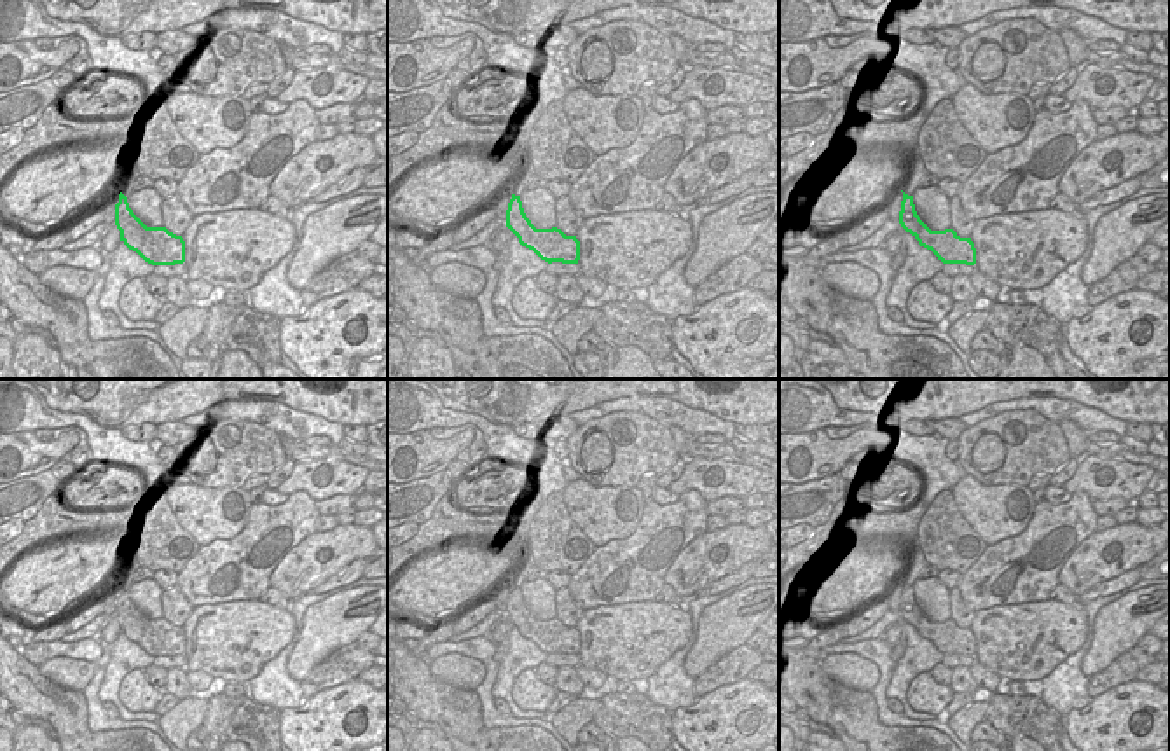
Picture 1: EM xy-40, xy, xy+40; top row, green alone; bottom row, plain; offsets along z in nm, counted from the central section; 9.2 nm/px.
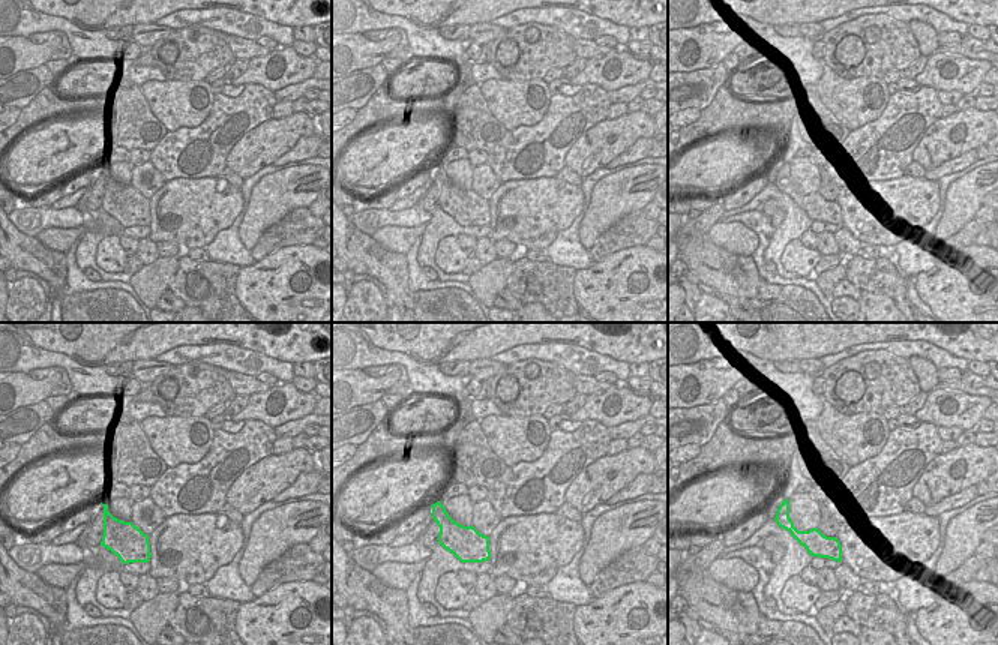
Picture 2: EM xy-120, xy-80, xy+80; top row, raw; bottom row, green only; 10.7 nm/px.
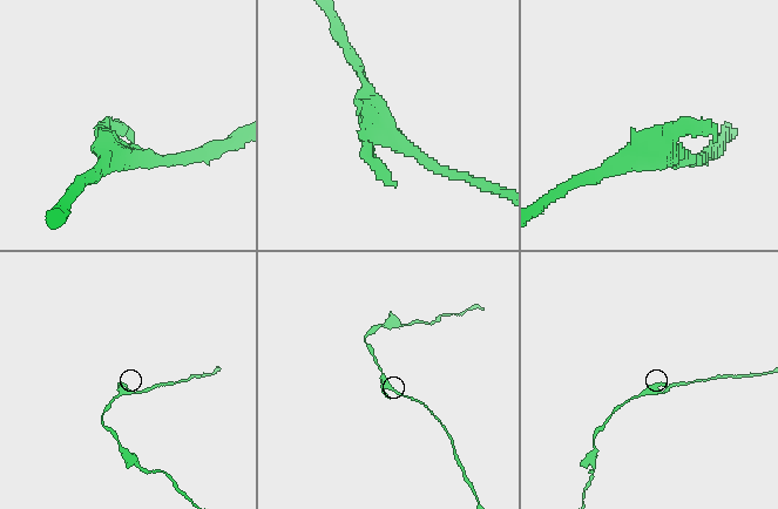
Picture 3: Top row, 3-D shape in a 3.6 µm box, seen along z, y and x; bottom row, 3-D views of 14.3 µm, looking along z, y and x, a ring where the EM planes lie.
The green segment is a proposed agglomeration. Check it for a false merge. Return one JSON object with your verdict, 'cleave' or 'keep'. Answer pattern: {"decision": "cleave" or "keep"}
{"decision": "cleave"}

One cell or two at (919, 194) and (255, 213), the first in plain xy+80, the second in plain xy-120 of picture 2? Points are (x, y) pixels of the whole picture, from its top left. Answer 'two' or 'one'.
two

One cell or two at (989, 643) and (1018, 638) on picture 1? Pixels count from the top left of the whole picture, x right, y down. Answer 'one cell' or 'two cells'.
one cell

